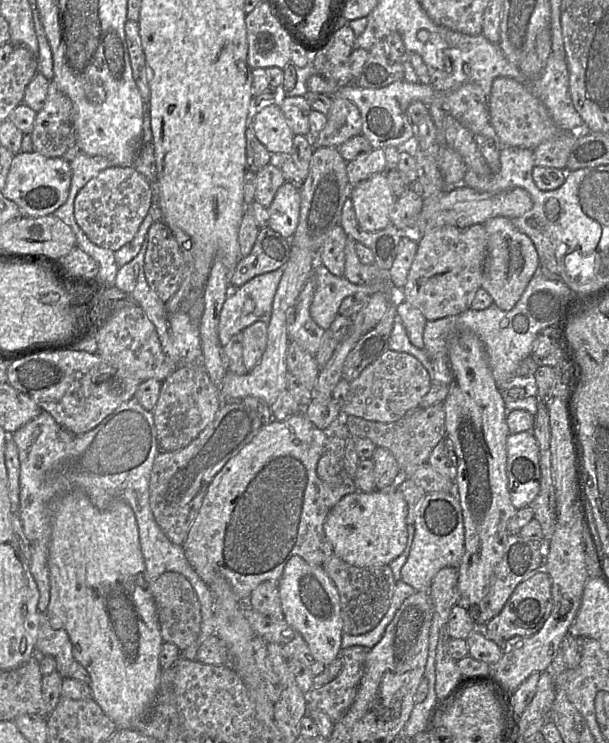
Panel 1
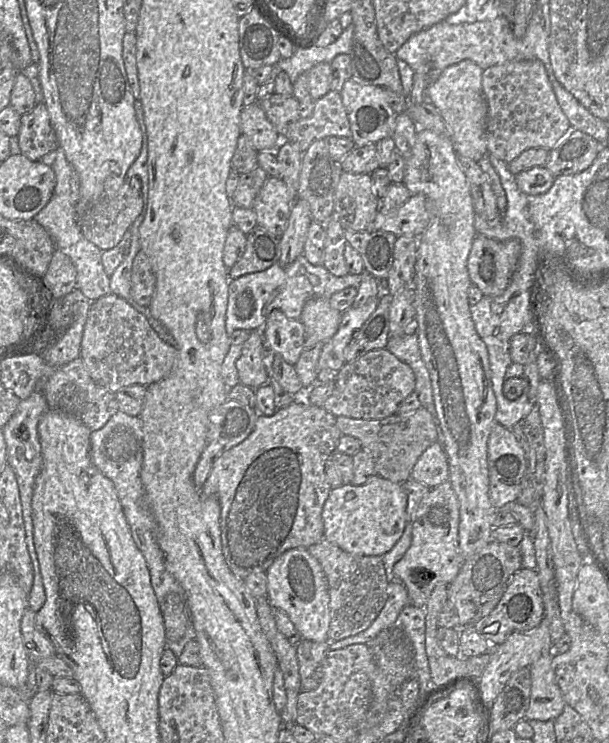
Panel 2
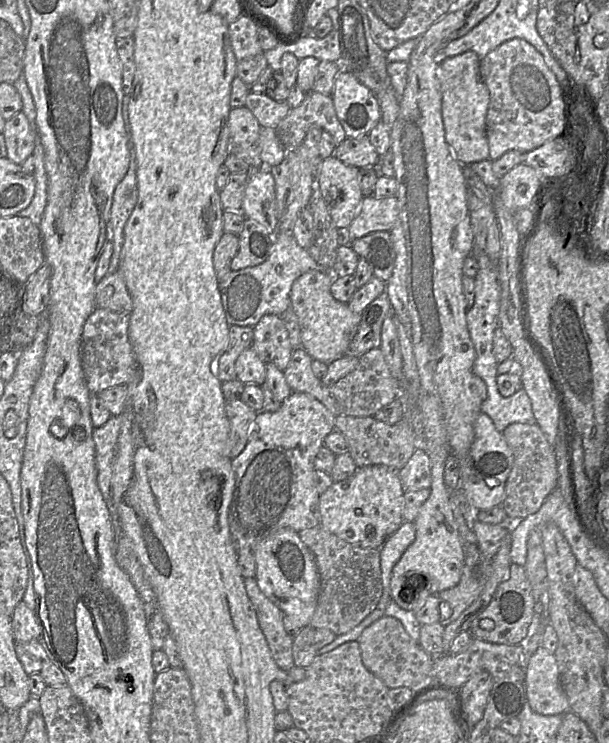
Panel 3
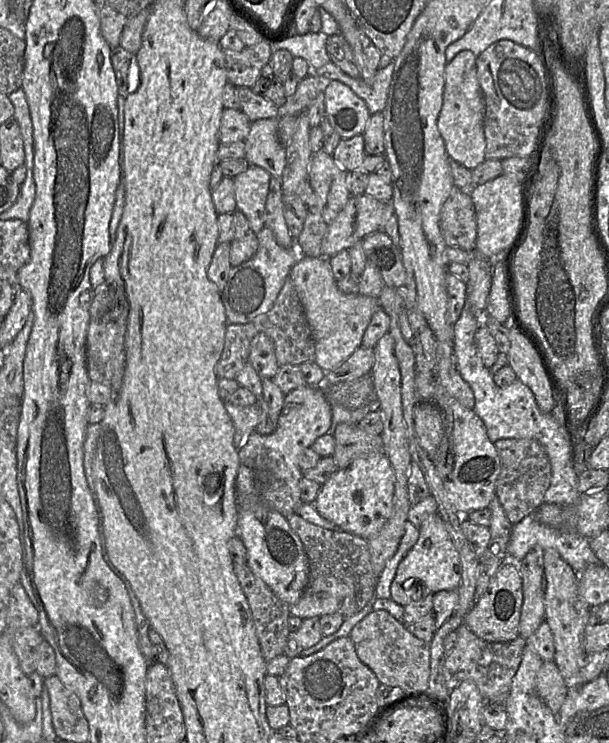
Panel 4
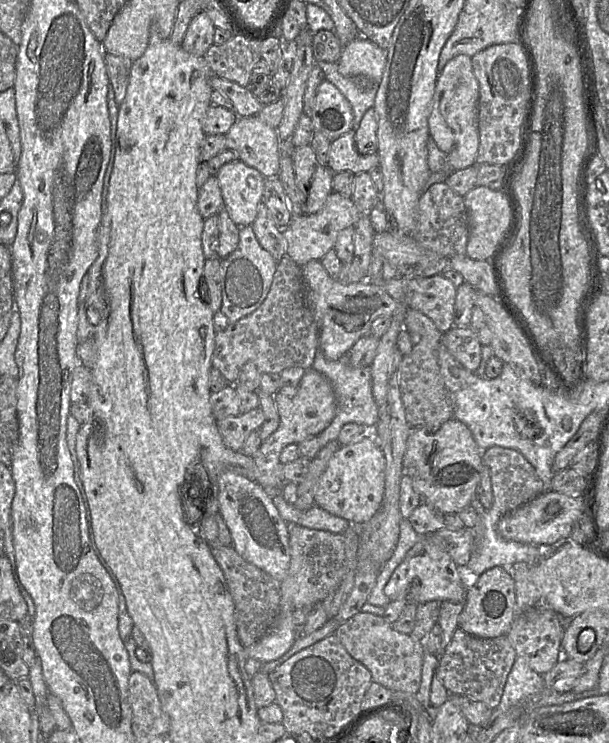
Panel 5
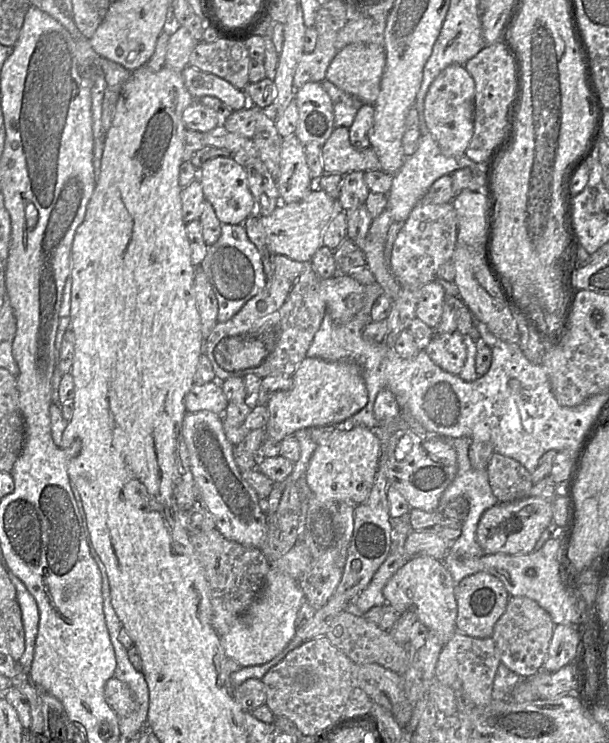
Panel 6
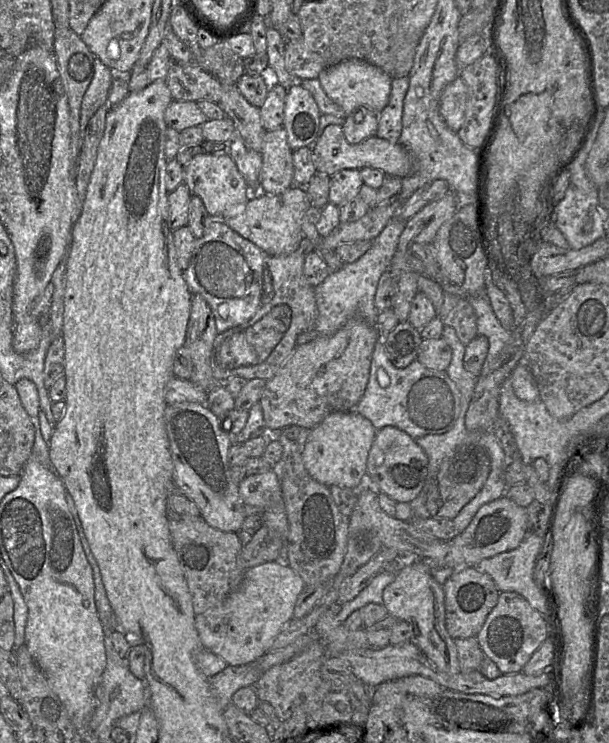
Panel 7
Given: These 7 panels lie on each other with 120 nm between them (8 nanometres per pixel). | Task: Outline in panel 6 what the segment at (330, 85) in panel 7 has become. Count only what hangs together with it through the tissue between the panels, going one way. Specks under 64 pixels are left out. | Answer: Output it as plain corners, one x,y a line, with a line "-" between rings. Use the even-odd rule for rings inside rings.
353,43
338,52
326,71
326,80
342,91
356,97
363,104
374,104
380,90
385,69
384,46
368,43

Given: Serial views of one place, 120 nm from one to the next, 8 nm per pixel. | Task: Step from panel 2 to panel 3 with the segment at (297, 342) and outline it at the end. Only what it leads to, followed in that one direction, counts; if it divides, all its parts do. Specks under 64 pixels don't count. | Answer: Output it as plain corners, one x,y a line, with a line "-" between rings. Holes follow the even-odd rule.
264,315
255,325
251,347
265,364
272,363
282,372
286,370
294,351
290,344
288,331
283,321
276,315

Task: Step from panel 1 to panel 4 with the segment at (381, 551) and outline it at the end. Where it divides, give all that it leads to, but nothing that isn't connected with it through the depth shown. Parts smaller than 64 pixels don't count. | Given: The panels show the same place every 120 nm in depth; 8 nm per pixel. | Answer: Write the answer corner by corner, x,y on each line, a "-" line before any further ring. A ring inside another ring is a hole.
375,453
357,458
346,468
339,468
321,485
314,505
323,518
338,526
343,532
368,540
376,535
390,518
393,511
393,495
394,472
391,462
384,453

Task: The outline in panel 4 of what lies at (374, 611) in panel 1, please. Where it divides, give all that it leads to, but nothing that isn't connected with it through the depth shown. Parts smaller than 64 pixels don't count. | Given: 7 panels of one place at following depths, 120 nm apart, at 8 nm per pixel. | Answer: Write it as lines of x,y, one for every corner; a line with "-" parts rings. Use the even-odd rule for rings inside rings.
298,514
285,517
299,536
309,565
307,586
299,600
289,606
290,615
305,619
339,613
348,618
376,599
378,579
372,568
367,540
349,532
334,531
312,524

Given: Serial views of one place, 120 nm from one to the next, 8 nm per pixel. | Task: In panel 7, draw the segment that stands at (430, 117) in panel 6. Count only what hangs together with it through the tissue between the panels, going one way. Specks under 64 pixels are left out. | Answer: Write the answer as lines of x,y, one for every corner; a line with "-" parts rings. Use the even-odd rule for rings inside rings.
457,76
441,92
439,113
447,126
455,133
464,122
467,99
468,88
460,76

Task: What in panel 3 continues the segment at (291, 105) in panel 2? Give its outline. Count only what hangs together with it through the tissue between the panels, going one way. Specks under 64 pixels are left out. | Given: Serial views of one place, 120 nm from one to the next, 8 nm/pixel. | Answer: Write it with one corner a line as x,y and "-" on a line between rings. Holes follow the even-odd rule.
250,91
245,106
255,115
261,127
276,129
279,123
289,113
290,107
286,101
278,102
266,93

